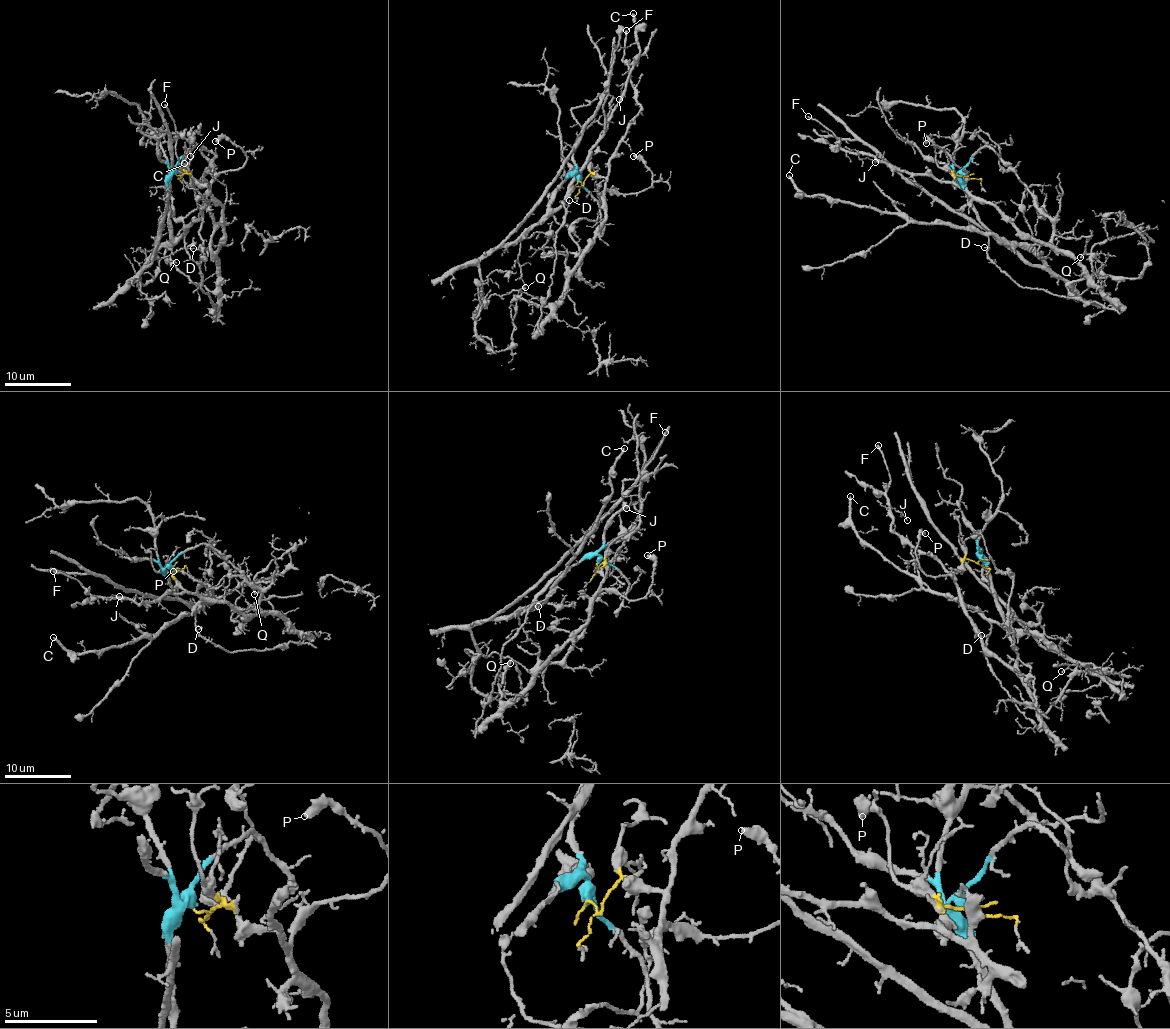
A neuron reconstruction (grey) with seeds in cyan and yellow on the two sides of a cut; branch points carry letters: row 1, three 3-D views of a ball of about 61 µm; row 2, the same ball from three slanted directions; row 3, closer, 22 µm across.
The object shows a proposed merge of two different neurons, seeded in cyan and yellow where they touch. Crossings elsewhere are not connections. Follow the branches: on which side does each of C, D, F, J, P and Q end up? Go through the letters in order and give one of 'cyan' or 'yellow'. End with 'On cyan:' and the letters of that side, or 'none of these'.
C: cyan
D: cyan
F: yellow
J: yellow
P: yellow
Q: yellow
On cyan: C, D

